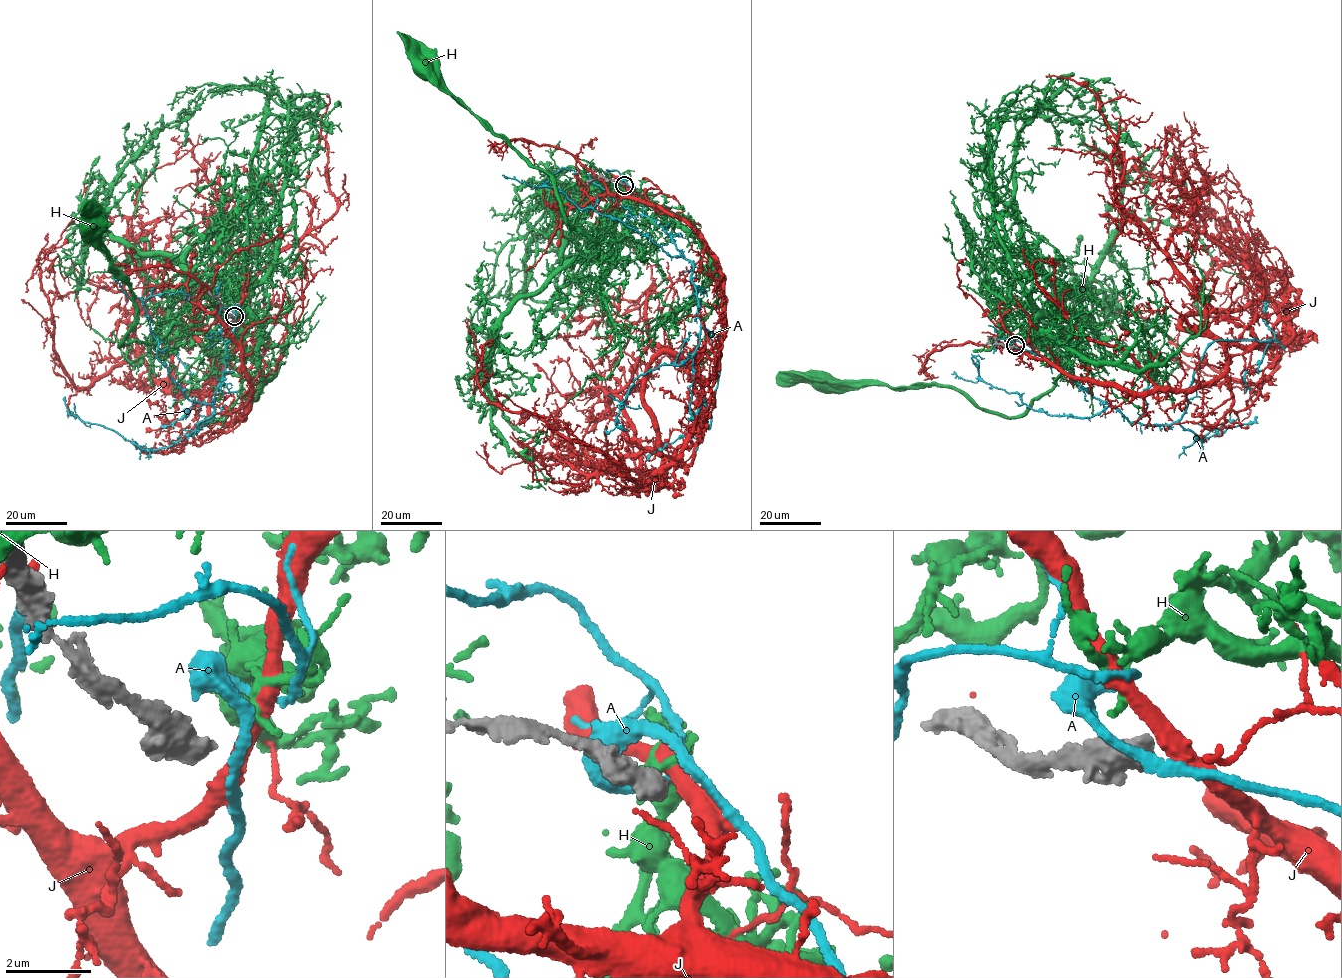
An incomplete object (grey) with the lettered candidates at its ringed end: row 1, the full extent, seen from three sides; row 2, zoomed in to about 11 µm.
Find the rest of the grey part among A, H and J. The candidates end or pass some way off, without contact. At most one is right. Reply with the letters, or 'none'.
none

